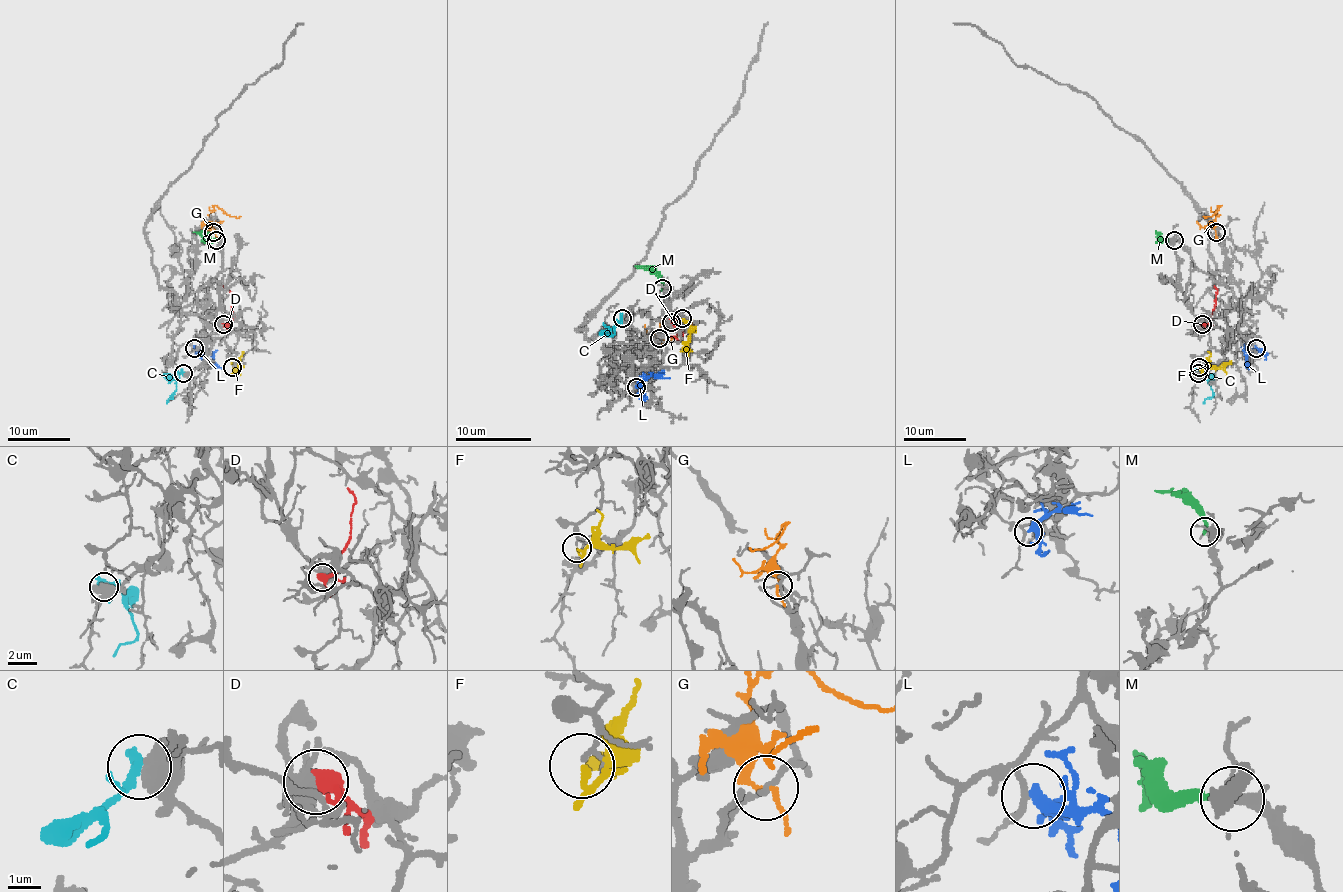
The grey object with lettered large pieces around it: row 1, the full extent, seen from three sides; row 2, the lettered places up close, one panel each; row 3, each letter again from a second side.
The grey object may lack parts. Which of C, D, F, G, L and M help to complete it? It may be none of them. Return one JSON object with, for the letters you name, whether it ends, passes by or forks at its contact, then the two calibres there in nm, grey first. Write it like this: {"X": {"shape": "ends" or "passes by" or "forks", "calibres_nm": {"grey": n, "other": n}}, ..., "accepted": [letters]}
{"C": {"shape": "passes by", "calibres_nm": {"grey": 400, "other": 280}}, "M": {"shape": "ends", "calibres_nm": {"grey": 320, "other": 200}}, "accepted": ["C", "M"]}

